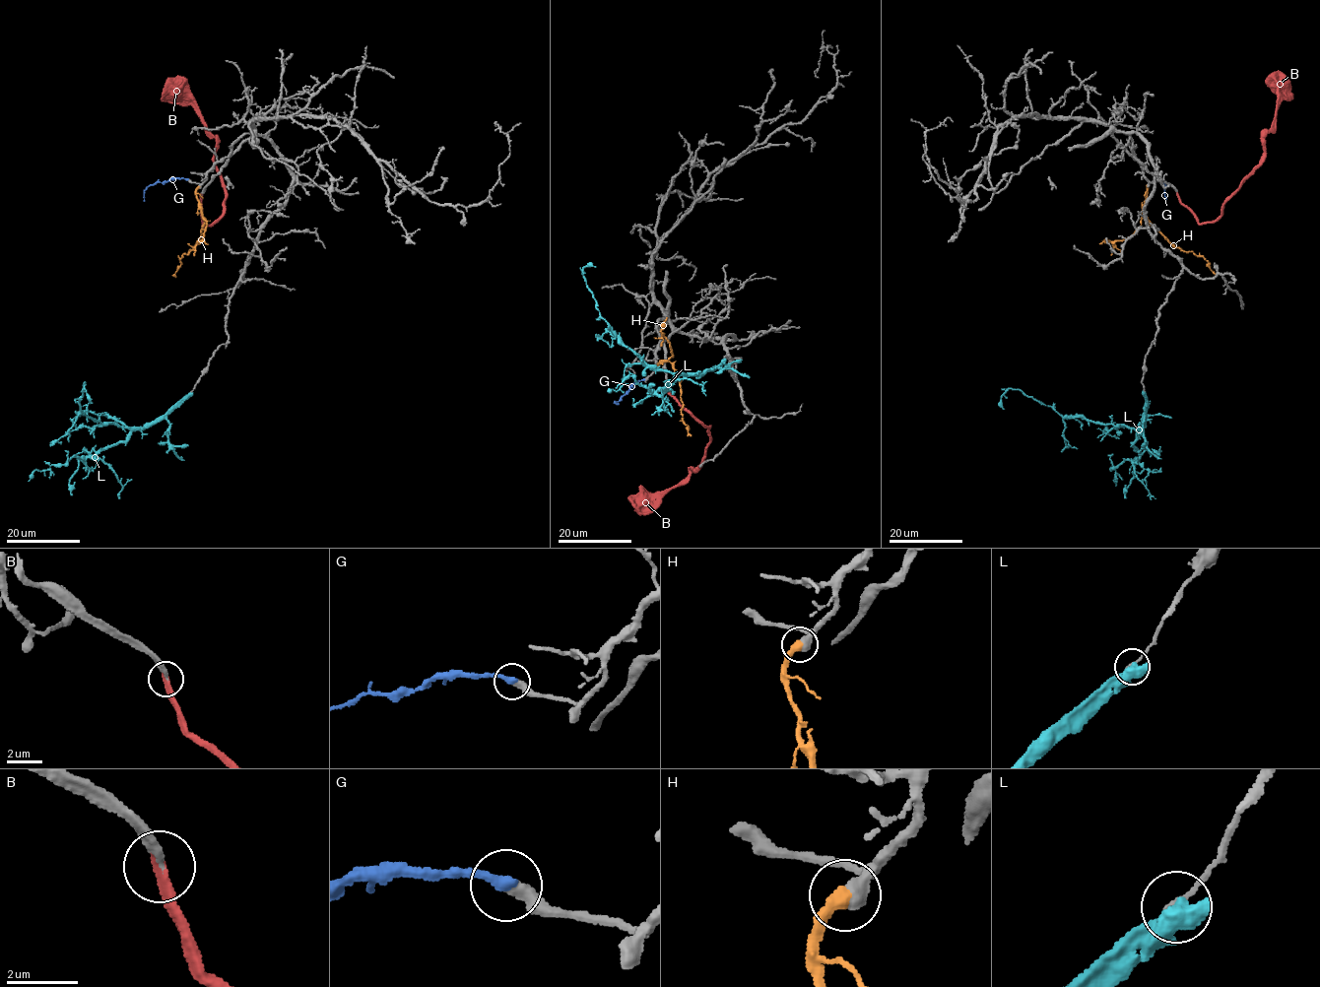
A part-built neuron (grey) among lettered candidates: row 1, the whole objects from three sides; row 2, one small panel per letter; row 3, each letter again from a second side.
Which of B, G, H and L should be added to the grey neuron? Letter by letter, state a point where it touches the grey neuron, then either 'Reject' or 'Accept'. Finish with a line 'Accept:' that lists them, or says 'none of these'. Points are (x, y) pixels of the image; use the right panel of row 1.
B: Touches grey at (1176, 192). Accept
G: Touches grey at (1156, 178). Accept
H: Touches grey at (1148, 185). Accept
L: Touches grey at (1145, 392). Reject
Accept: B, G, H

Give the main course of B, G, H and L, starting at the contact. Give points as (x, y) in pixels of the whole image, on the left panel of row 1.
B: (201, 195), (203, 226), (211, 227), (222, 215), (226, 196), (214, 161), (217, 140), (196, 105), (164, 83)
G: (187, 179), (155, 182), (144, 191), (143, 201)
H: (198, 186), (196, 197), (205, 221), (199, 239), (188, 254), (179, 258), (181, 264), (175, 277)
L: (190, 393), (144, 427), (103, 424), (81, 412), (79, 401), (85, 382), (86, 395), (92, 403)

